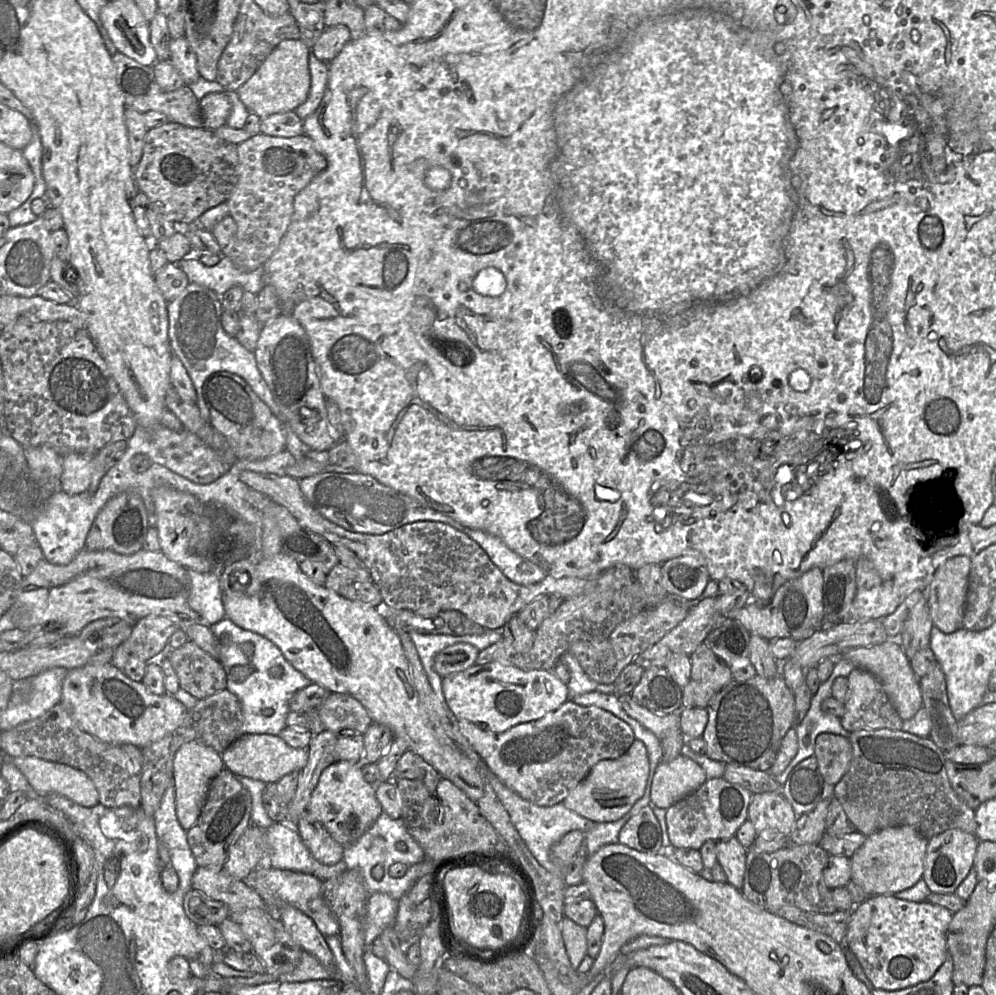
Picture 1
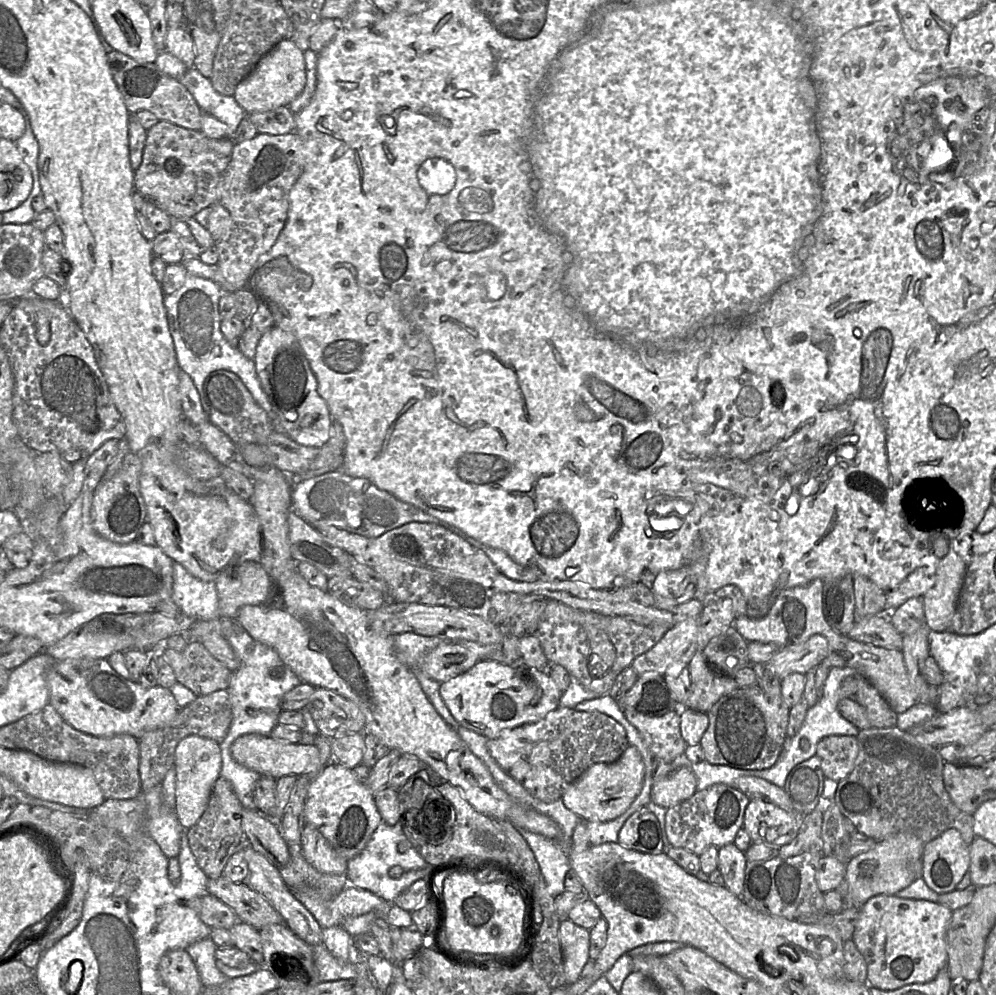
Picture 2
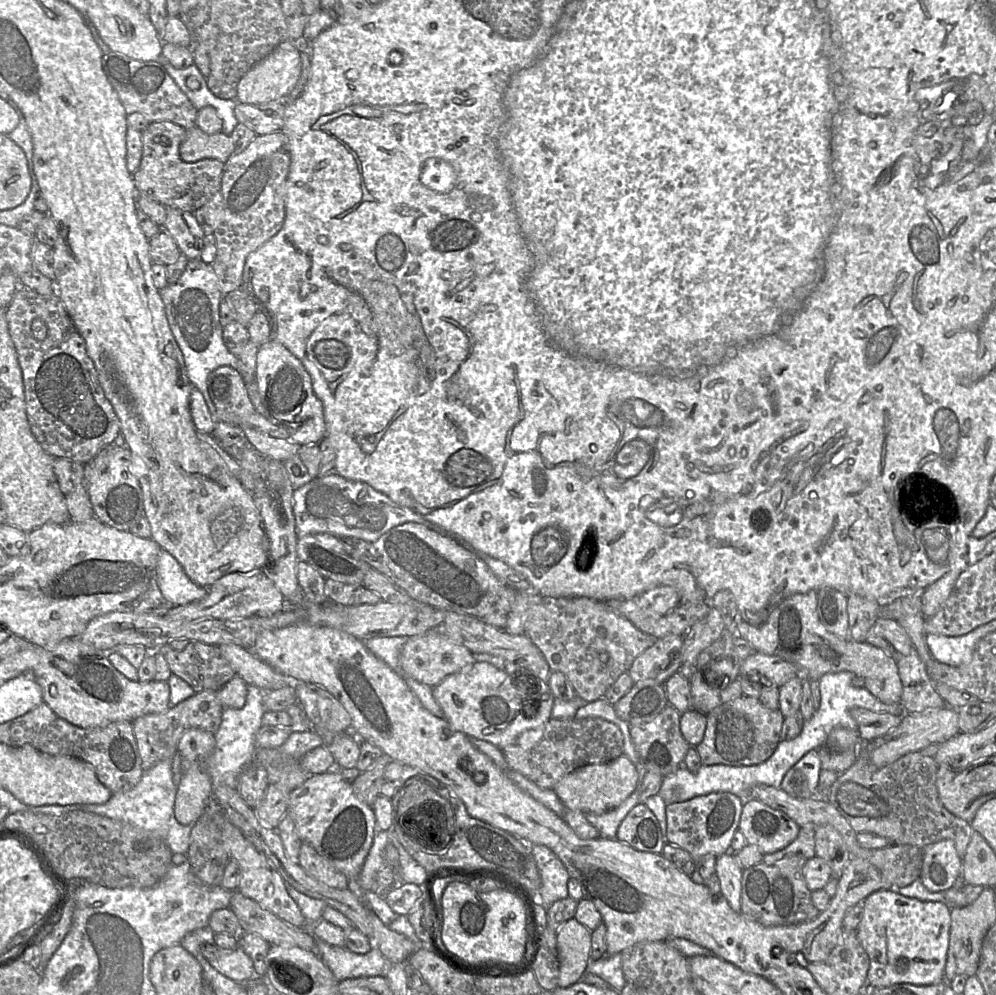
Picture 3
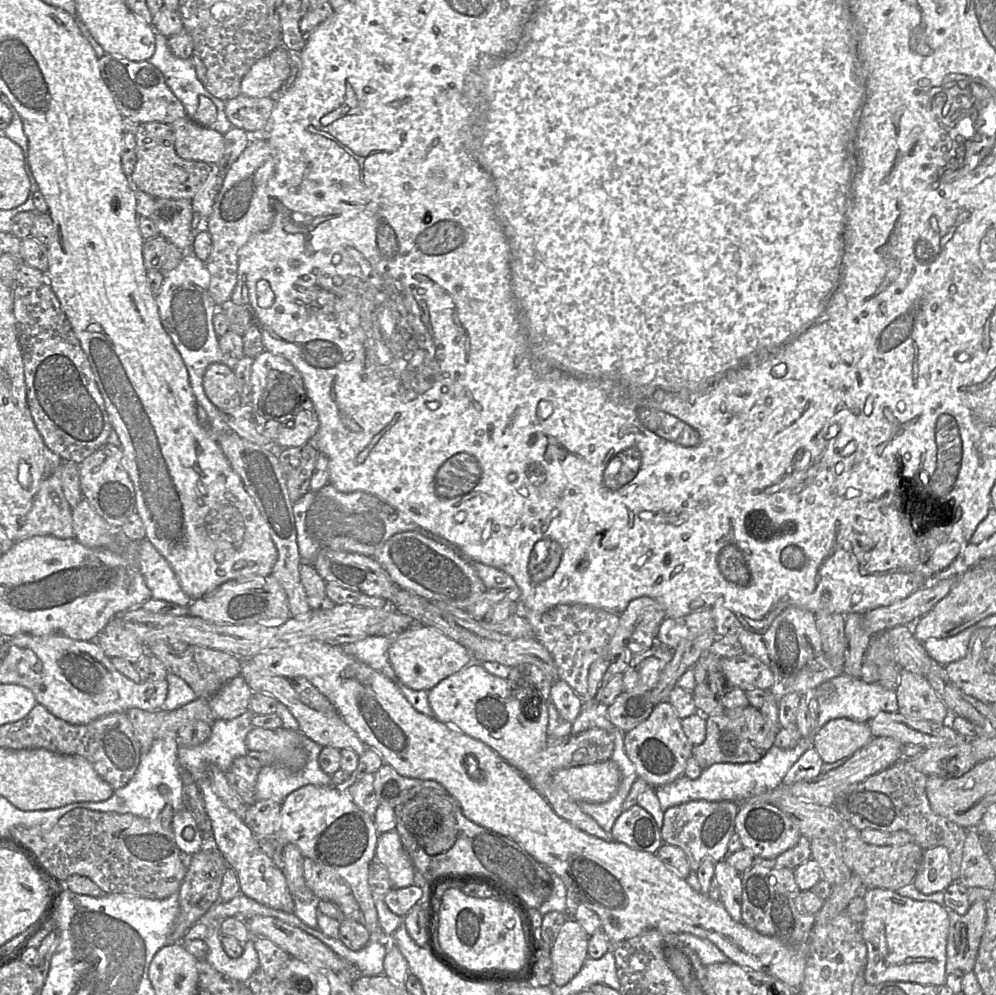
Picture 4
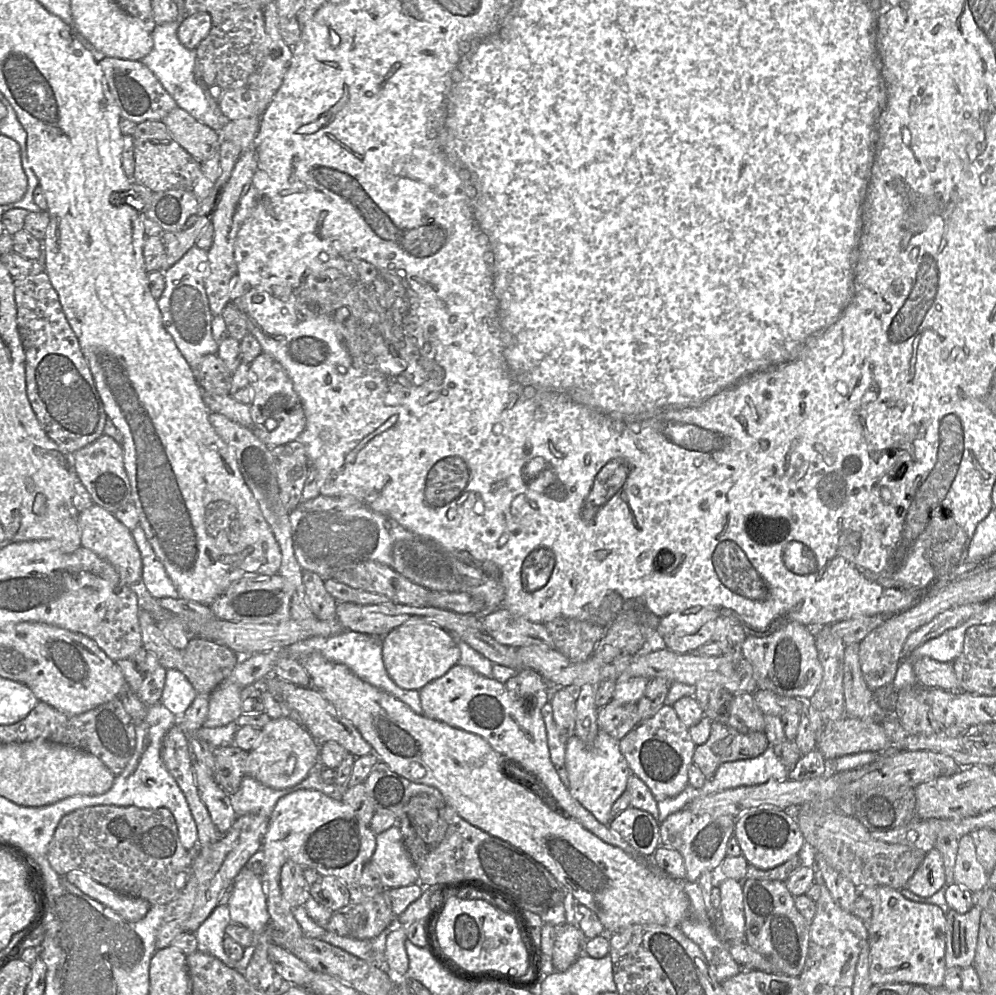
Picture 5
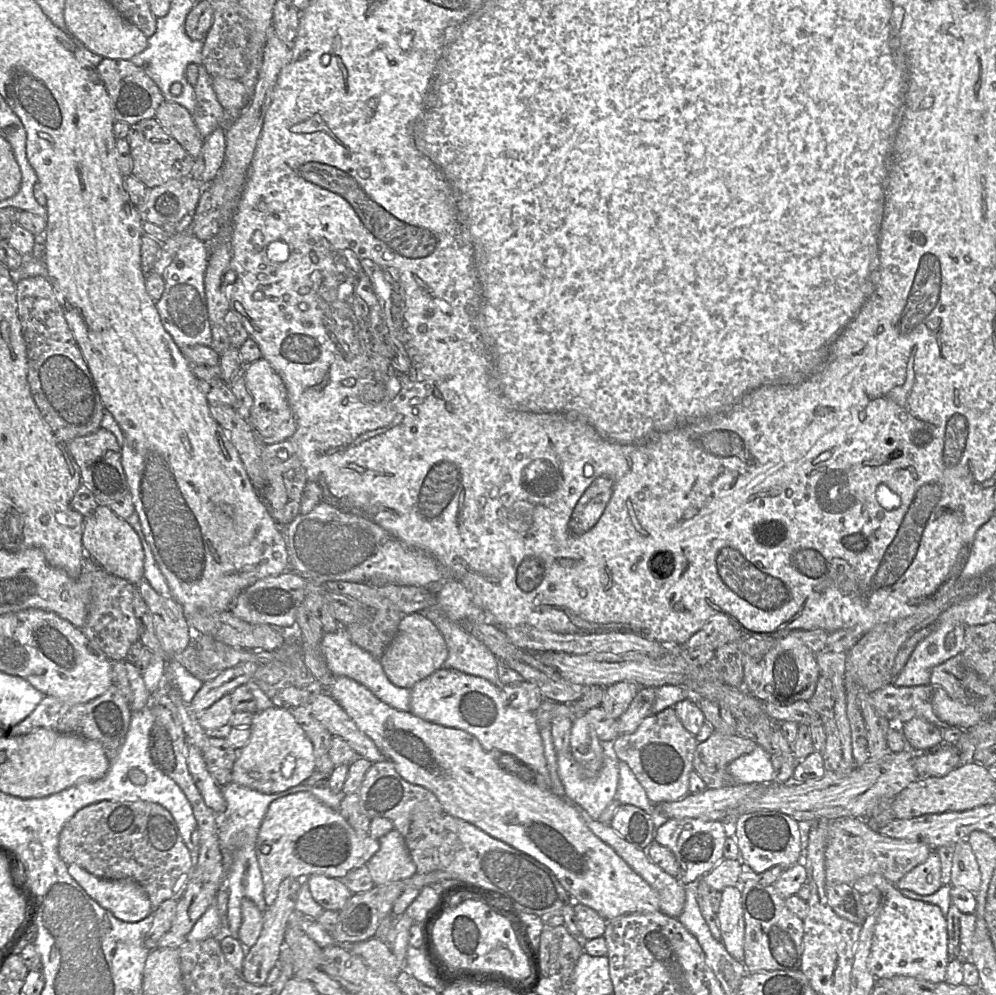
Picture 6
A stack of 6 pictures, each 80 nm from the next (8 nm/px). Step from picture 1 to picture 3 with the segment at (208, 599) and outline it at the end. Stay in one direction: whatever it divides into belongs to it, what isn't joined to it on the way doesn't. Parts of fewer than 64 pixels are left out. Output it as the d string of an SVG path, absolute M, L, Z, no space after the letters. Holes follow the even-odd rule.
M160 550L158 558L157 584L164 600L172 607L198 601L208 592L208 588L192 582L178 561L164 550Z

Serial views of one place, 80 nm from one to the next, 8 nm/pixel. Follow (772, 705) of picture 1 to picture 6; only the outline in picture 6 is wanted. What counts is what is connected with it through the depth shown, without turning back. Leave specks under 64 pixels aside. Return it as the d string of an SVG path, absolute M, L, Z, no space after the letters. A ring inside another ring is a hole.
M713 731L707 740L697 743L693 768L709 789L733 786L739 783L728 772L728 765L756 747L757 744L749 738Z

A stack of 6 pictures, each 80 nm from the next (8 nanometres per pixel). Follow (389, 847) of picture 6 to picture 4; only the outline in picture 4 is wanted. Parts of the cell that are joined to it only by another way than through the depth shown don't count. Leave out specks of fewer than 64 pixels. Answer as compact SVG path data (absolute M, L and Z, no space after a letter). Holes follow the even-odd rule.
M395 829L378 835L374 860L386 867L393 888L414 885L416 869Z

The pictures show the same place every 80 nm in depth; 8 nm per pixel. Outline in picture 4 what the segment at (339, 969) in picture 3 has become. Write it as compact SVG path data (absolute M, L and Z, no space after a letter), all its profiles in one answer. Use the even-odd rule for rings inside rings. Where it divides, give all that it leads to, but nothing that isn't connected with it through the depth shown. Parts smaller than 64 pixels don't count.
M305 926L305 932L319 939L337 955L354 964L363 976L384 974L386 947L378 942L369 941L361 950L351 950L339 938L324 935L319 929Z

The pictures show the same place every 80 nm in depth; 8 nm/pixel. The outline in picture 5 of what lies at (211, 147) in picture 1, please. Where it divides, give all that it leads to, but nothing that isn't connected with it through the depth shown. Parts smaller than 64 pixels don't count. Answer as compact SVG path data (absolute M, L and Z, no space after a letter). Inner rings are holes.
M160 120L137 124L133 133L135 168L133 180L152 192L183 189L192 190L200 176L201 162L185 151Z

